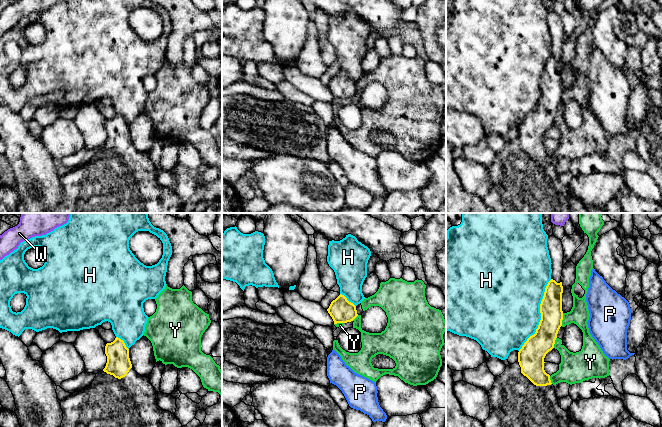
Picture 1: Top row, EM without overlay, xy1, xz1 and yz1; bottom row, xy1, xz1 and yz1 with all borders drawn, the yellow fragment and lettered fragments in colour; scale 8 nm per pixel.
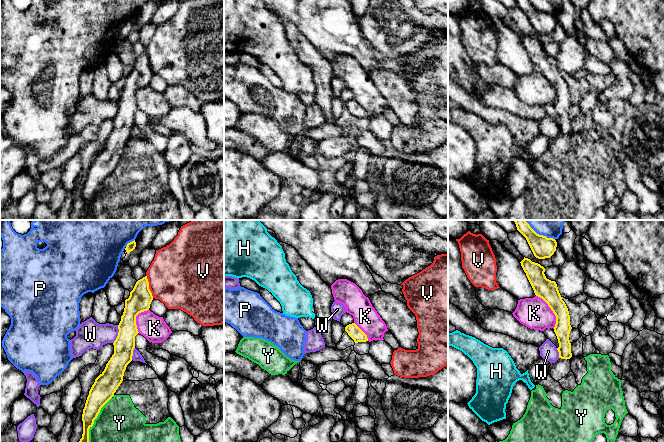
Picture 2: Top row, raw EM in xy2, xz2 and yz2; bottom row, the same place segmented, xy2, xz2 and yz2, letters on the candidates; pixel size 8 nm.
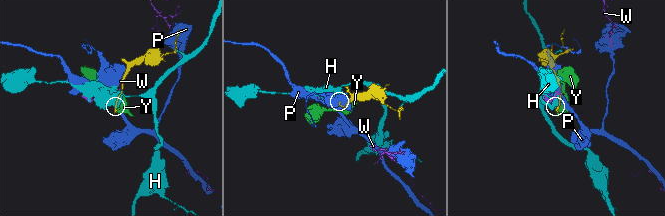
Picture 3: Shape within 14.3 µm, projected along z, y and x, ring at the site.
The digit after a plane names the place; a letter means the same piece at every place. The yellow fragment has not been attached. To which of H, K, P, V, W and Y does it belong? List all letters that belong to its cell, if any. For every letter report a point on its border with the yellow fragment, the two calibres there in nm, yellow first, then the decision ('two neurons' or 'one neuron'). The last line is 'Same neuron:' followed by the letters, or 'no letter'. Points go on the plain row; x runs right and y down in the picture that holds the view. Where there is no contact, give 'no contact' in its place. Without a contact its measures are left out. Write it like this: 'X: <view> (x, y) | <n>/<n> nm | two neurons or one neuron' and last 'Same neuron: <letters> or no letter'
H: yz1 (541, 91) | 190/480 nm | two neurons
K: yz2 (552, 86) | 160/240 nm | two neurons
P: xy2 (130, 18) | 70/360 nm | two neurons
V: xy2 (148, 62) | 180/480 nm | two neurons
W: xy2 (118, 110) | 160/220 nm | two neurons
Y: xy2 (95, 194) | 190/480 nm | two neurons
Same neuron: no letter

